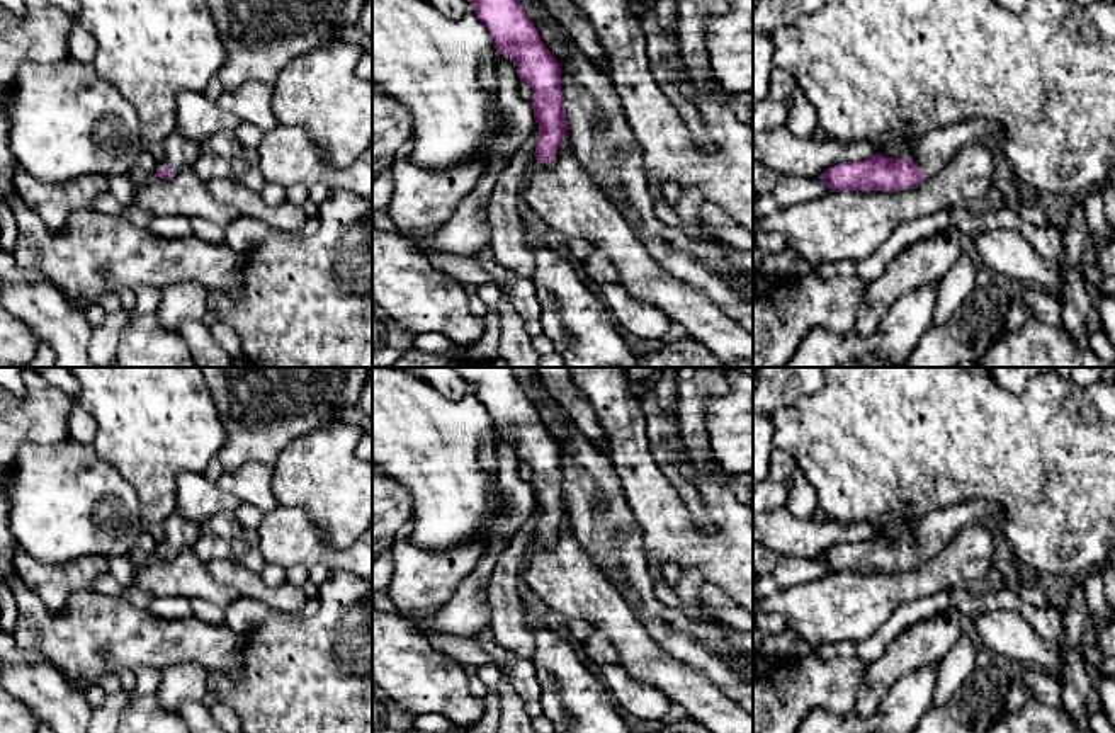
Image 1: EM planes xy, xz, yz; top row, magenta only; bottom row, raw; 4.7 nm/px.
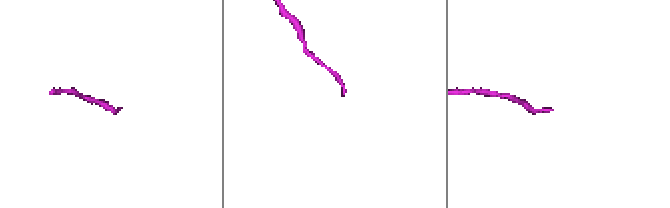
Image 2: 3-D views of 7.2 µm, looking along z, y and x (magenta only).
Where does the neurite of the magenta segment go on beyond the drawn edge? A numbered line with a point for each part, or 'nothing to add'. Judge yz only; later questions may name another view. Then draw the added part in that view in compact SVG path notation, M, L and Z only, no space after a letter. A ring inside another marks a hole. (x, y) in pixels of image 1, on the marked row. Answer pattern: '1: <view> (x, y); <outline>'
1: yz (930, 152); M986 119L935 128L911 145L911 162L926 175L933 175L957 150L977 139L989 139L996 133L998 126Z

